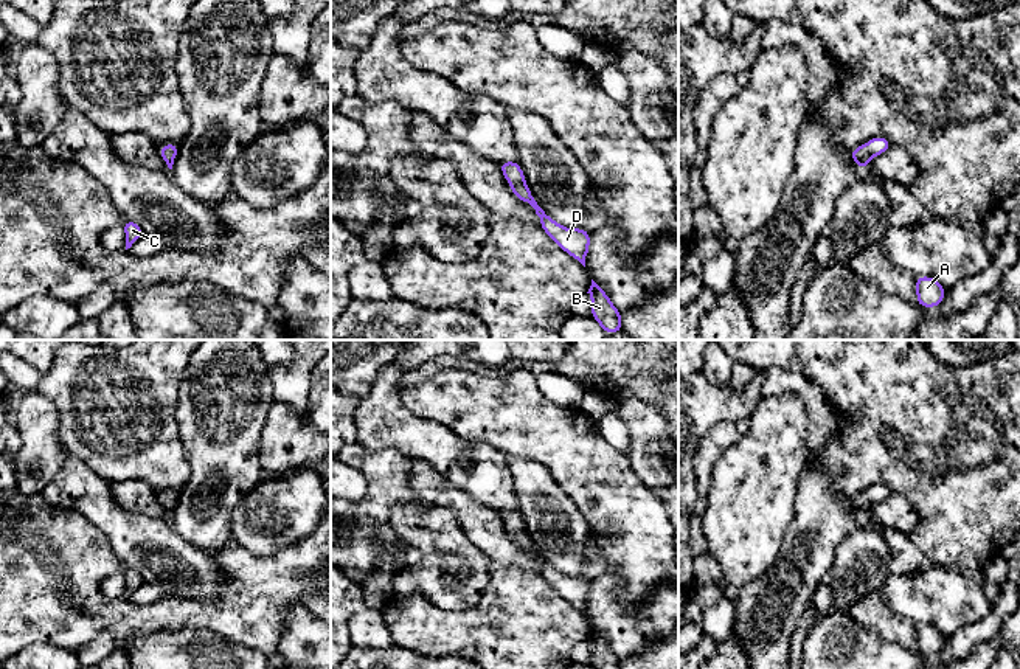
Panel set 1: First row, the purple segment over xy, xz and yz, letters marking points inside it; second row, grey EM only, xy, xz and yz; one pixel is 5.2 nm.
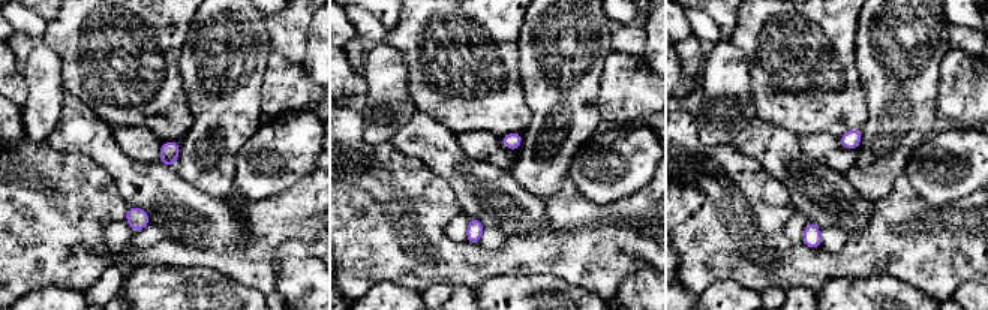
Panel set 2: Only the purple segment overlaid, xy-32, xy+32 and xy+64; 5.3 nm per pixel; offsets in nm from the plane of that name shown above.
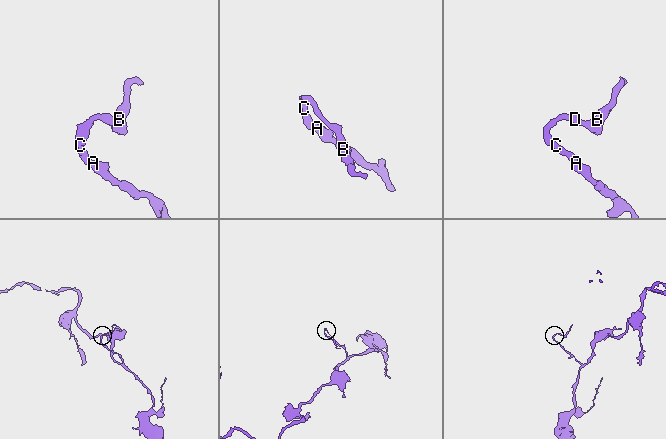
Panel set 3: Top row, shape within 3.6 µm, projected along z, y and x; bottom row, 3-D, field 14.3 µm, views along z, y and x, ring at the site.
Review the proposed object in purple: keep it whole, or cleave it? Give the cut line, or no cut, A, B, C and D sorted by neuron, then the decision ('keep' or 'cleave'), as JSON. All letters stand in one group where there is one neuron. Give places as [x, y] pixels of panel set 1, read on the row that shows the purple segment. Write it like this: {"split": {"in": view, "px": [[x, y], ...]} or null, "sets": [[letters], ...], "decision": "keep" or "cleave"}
{"split": null, "sets": [["A", "B", "C", "D"]], "decision": "keep"}

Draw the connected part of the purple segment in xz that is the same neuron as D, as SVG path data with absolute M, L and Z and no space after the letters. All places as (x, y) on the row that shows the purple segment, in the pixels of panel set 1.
M517 161L498 163L503 175L512 188L512 192L522 202L529 203L540 219L542 230L568 255L579 261L585 267L585 258L588 255L590 233L585 228L570 230L554 222L534 200L525 183L525 175Z

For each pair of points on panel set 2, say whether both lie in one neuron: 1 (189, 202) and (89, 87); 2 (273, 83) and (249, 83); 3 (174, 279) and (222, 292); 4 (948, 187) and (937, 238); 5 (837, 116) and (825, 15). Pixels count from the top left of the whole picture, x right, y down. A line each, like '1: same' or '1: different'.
1: different
2: different
3: same
4: different
5: same

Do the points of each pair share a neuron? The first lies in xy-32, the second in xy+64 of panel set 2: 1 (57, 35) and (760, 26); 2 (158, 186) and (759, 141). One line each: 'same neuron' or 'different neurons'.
1: same neuron
2: same neuron

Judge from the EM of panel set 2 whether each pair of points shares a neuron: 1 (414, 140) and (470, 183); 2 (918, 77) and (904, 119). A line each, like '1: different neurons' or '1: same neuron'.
1: same neuron
2: same neuron

